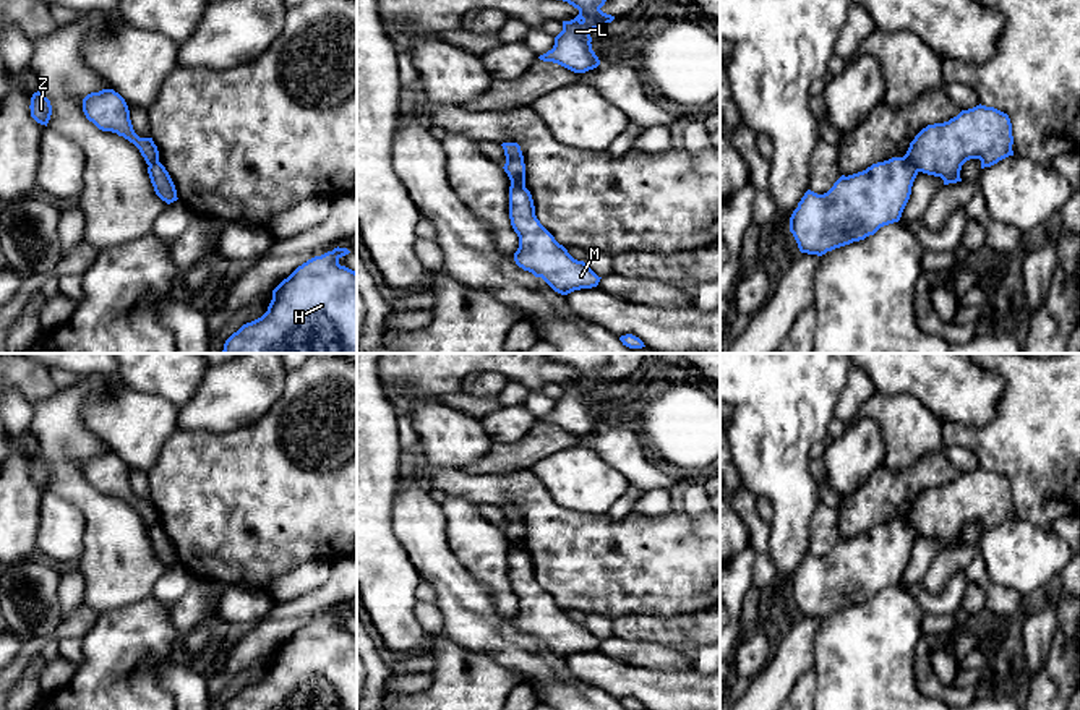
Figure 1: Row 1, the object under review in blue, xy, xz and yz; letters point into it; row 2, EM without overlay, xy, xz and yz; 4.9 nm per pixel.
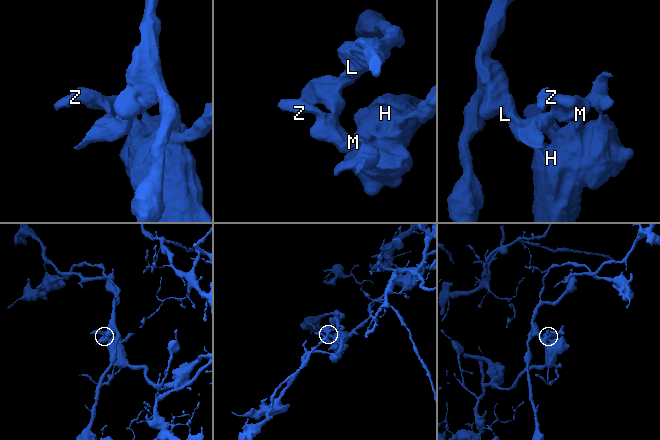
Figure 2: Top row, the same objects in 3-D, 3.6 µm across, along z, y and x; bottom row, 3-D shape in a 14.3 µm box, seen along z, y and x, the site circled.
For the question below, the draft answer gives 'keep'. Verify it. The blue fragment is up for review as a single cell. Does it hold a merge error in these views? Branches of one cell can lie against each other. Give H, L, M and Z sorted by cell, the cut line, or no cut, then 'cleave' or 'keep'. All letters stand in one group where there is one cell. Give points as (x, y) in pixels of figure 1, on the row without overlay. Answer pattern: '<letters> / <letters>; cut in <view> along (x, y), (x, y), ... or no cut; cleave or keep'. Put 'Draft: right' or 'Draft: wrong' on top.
Draft: wrong
H M Z / L; cut in yz along (904, 519), (920, 534); cleave

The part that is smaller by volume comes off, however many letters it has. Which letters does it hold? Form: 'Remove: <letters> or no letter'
Remove: H, M, Z

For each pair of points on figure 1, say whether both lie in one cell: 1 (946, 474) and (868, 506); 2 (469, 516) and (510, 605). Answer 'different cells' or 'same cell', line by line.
1: same cell
2: same cell

